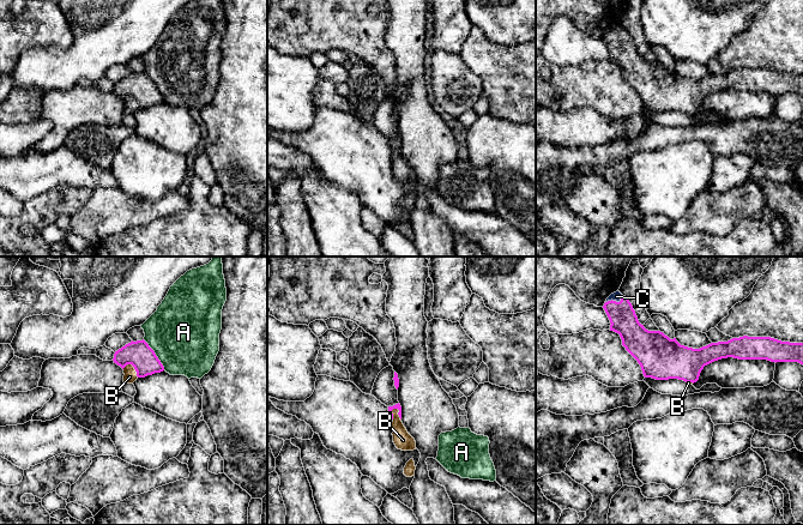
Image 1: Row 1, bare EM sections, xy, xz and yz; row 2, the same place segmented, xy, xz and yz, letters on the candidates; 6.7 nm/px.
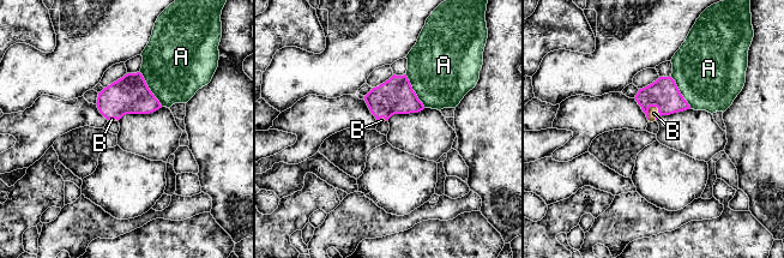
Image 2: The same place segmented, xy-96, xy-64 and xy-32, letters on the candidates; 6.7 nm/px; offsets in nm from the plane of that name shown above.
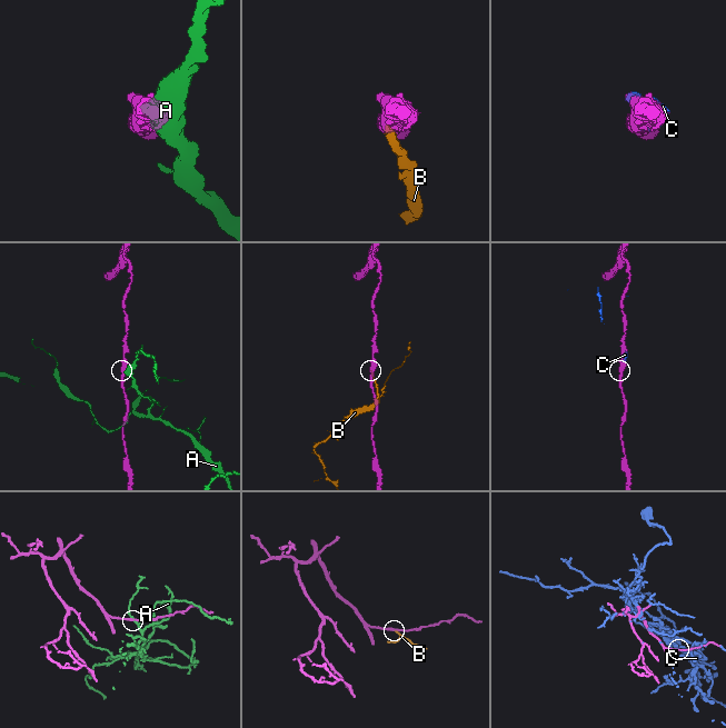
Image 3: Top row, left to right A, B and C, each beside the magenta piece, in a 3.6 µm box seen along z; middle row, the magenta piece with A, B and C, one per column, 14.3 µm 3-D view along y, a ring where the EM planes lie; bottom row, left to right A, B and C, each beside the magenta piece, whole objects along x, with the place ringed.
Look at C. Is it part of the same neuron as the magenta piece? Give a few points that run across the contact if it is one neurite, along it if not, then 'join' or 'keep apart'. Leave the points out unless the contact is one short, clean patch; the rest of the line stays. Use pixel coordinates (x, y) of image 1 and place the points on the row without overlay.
join

